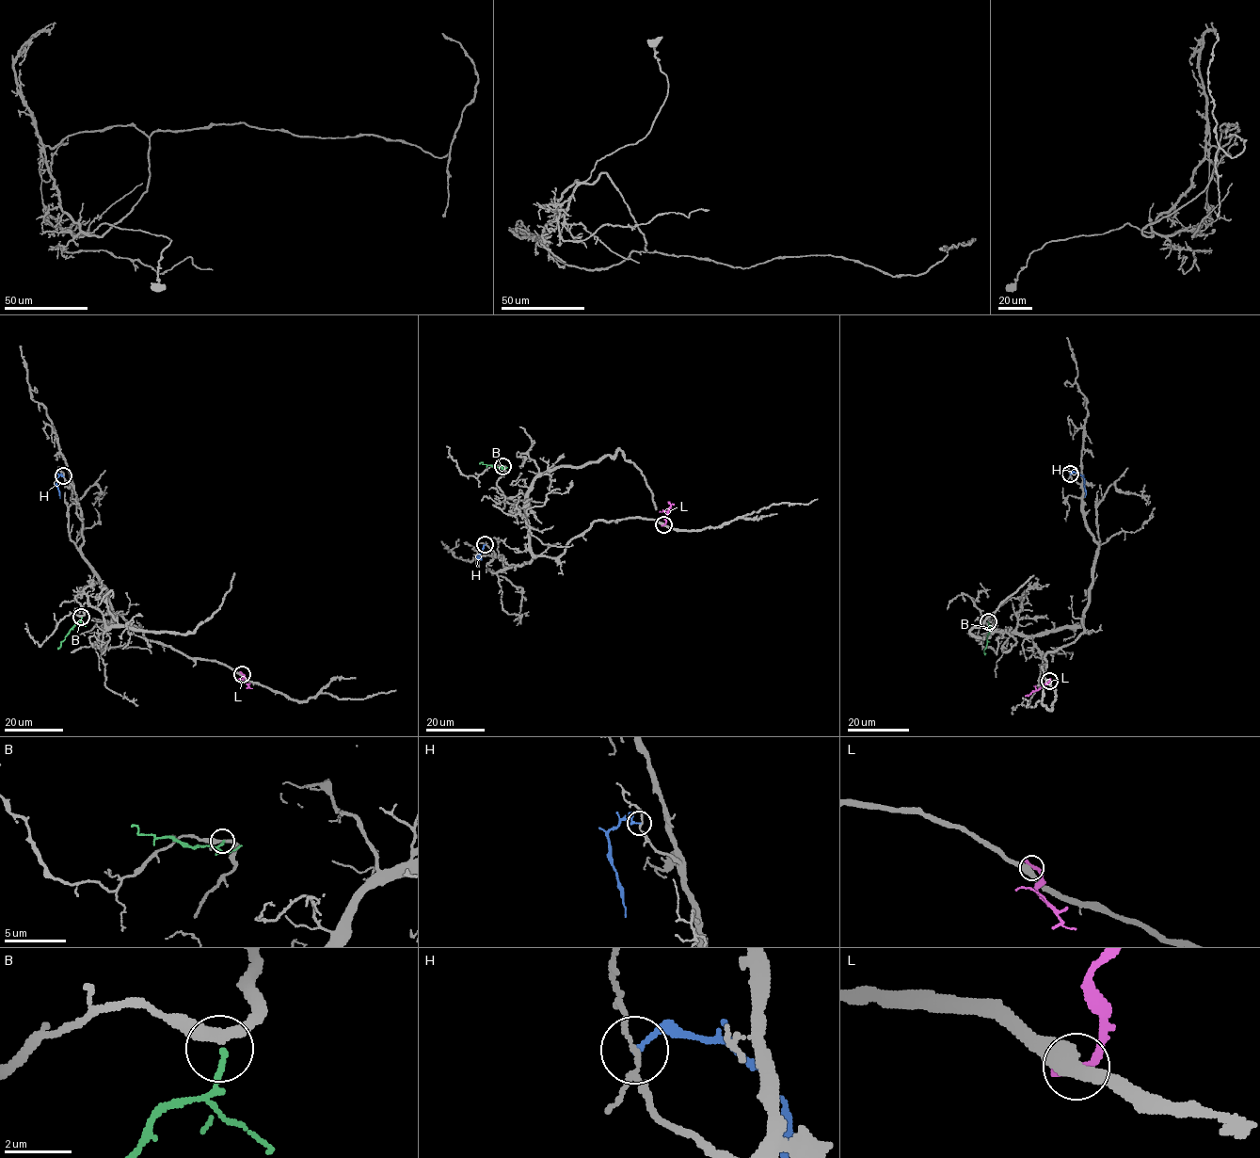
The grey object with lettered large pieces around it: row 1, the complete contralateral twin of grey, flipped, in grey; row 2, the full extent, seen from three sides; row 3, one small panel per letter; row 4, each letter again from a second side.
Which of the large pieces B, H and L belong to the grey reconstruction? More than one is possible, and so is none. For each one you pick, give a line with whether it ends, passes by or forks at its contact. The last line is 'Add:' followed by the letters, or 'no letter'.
B: it ends
Add: B

